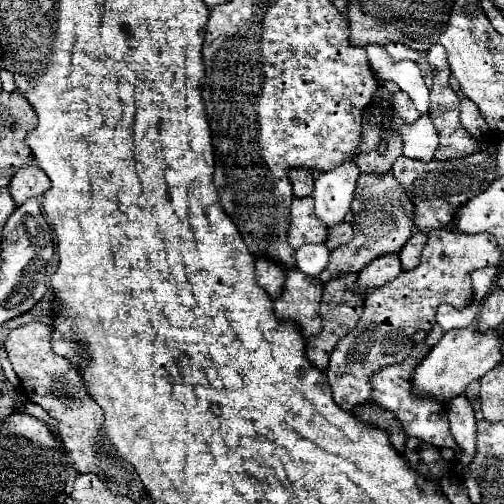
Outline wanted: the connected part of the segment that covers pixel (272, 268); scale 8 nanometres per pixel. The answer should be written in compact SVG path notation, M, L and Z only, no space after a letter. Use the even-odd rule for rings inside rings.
M263 256L257 258L255 262L257 270L257 284L269 292L269 296L275 300L281 294L281 288L285 284L285 272L283 268L279 268L279 264L271 264L271 260L263 260Z

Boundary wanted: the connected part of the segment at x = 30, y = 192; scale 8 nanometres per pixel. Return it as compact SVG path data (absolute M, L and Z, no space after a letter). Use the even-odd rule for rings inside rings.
M31 164L31 166L25 166L21 170L17 170L15 178L11 180L9 184L9 190L11 190L11 196L17 204L23 204L25 200L33 198L33 196L41 196L43 192L47 192L47 188L51 188L49 184L49 178L47 174Z

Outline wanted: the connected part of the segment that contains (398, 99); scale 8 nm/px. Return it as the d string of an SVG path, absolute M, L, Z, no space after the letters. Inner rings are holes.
M399 90L399 92L395 92L395 94L393 94L393 106L395 106L397 114L399 114L407 124L411 124L411 122L419 120L419 116L421 116L421 114L417 112L417 108L413 106L411 98L409 98L403 90Z

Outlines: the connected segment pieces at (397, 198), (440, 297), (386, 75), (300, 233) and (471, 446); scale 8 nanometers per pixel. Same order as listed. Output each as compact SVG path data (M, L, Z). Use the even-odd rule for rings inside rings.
M363 172L357 180L355 196L351 202L351 212L353 212L351 224L353 224L355 236L349 244L331 250L329 264L319 274L323 284L331 280L333 276L337 276L339 272L359 272L365 264L369 264L375 258L389 254L389 252L399 252L401 246L413 236L415 206L411 204L411 198L407 196L407 192L395 184L393 172L387 172L387 174Z
M435 228L427 234L427 244L423 248L421 254L421 264L413 270L403 270L397 278L393 278L391 282L383 284L381 288L375 288L367 294L365 298L365 308L363 308L363 316L359 318L359 324L355 330L351 330L347 336L343 336L335 350L331 352L329 358L329 366L327 366L327 378L329 378L329 386L333 390L333 400L337 402L339 408L343 410L353 410L355 404L361 404L365 400L371 398L371 376L375 372L379 372L385 366L391 364L399 364L401 360L407 358L407 340L417 332L417 330L425 330L429 332L435 324L435 312L437 306L447 302L453 304L455 308L465 308L467 304L471 304L473 300L473 286L471 286L471 272L483 266L491 266L491 264L499 264L501 260L501 248L495 244L495 238L491 234L475 234L475 236L467 236L461 232L453 232L453 230L445 230L445 228Z
M367 44L365 50L367 50L369 66L379 80L395 82L395 84L421 84L421 88L425 88L421 70L415 62L411 60L393 62L385 46L379 46L379 44Z
M293 198L291 222L287 228L287 242L299 250L303 244L323 244L327 228L319 224L311 198Z
M465 394L455 396L455 400L451 400L447 408L447 416L451 424L451 434L463 450L461 460L463 464L469 464L475 456L475 428L477 428L471 400Z

